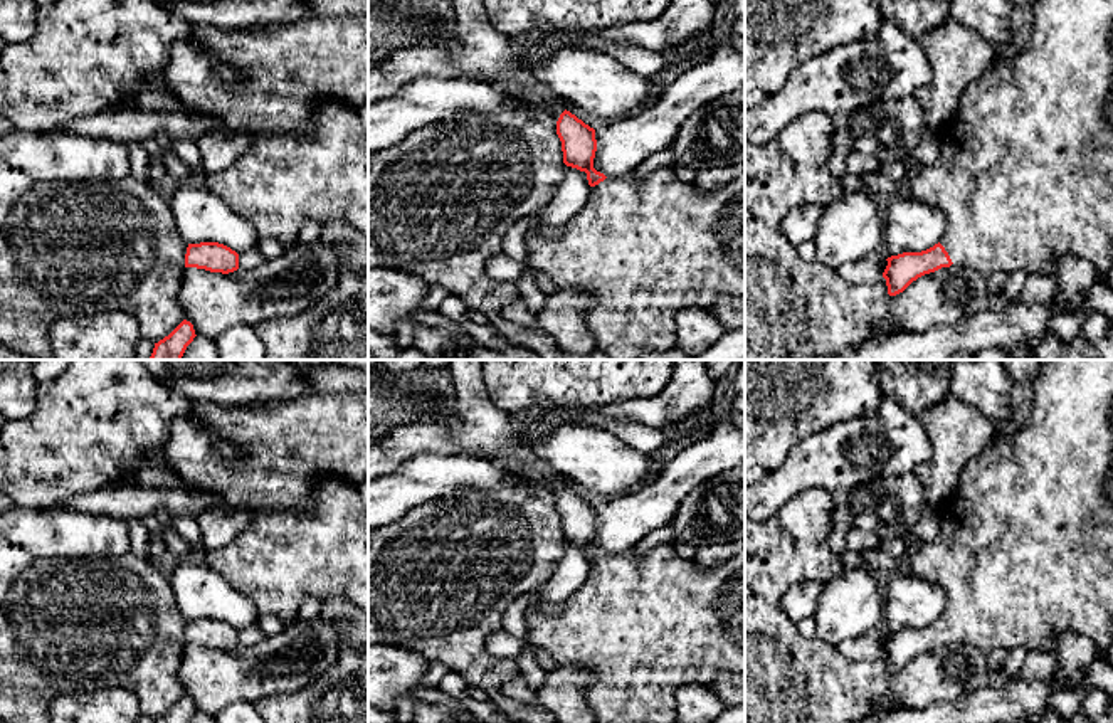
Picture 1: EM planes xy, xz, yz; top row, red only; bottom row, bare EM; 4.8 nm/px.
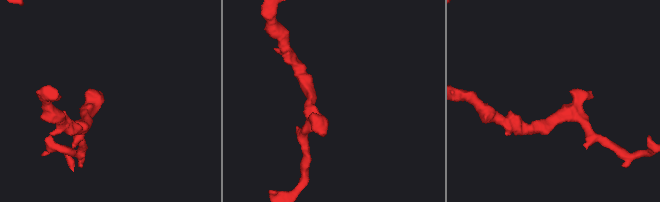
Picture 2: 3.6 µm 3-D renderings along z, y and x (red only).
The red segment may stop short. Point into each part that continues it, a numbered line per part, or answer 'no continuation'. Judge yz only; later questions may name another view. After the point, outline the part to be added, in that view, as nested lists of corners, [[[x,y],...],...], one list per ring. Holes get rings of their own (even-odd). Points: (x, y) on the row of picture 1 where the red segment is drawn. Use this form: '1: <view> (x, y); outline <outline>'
1: yz (1026, 172); outline [[[1037,0],[1032,5],[1032,35],[1024,49],[989,69],[963,91],[955,116],[938,131],[940,160],[931,166],[911,161],[903,193],[943,212],[947,227],[940,244],[953,266],[970,266],[989,276],[995,271],[1051,276],[1066,254],[1089,261],[1103,279],[1113,267],[1113,0]]]

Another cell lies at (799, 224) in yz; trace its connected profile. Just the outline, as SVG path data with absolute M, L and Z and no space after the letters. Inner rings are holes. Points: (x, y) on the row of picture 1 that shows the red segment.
M804 203L789 210L782 220L782 229L787 240L797 247L805 240L814 240L817 222L824 207L817 203Z

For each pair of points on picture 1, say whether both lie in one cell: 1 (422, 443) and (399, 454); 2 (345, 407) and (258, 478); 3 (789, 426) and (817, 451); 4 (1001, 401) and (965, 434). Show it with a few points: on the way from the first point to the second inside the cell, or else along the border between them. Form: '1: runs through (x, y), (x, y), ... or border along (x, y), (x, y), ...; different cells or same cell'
1: runs through (417, 443), (411, 443), (404, 449); same cell
2: runs through (321, 431), (315, 438), (288, 446), (274, 459); same cell
3: border along (841, 422), (801, 439), (779, 468); different cells
4: border along (952, 394), (979, 409), (996, 424); different cells

